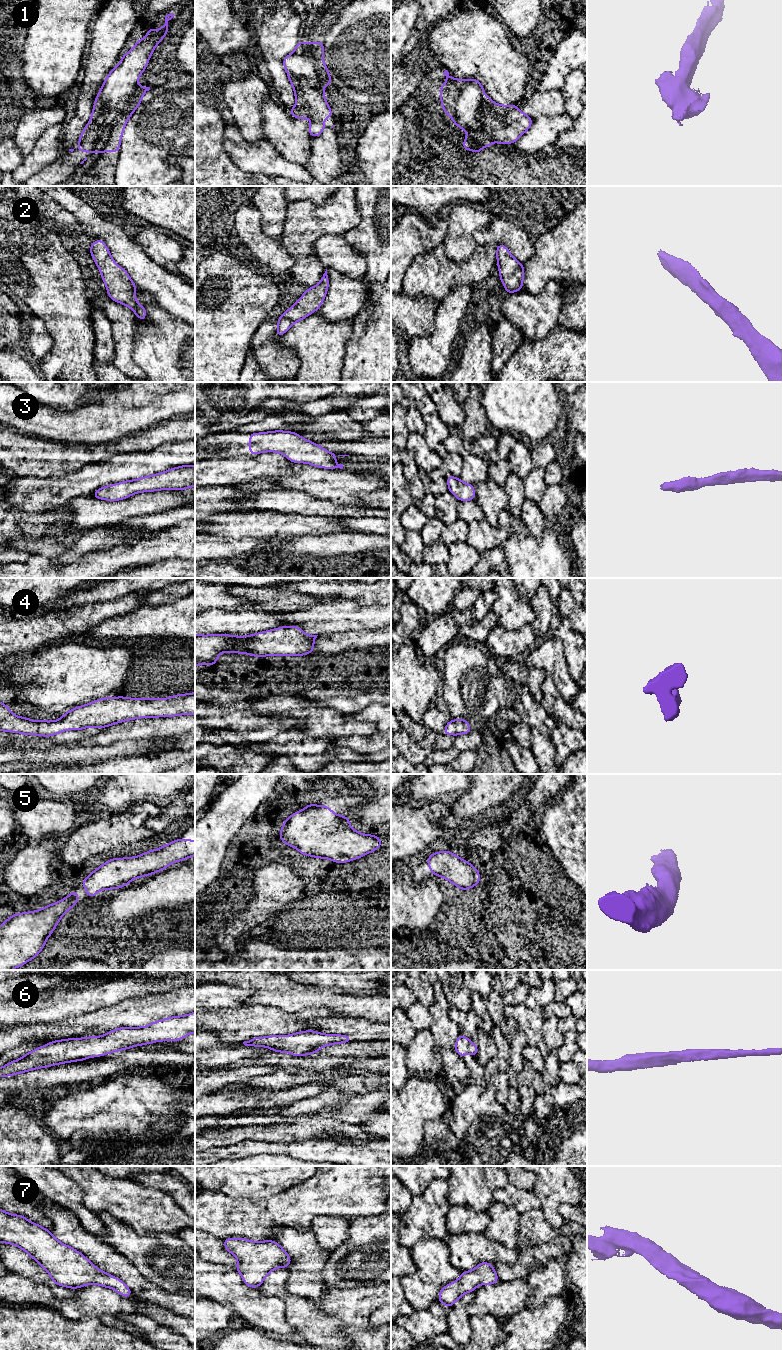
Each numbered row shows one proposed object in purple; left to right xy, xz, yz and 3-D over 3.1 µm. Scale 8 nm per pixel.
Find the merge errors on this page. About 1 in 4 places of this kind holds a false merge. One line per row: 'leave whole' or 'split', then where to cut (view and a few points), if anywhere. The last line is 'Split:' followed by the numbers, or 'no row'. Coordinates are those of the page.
1: split | xy (98, 96), (107, 110), (103, 114), (103, 131), (92, 151)
2: leave whole | no cut
3: leave whole | no cut
4: leave whole | no cut
5: leave whole | no cut
6: leave whole | no cut
7: leave whole | no cut
Split: 1

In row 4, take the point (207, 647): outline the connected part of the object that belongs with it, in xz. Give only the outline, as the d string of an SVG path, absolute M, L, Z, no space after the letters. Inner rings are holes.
M282 626L277 629L255 633L248 636L232 636L228 634L198 635L195 634L195 665L203 663L208 666L217 664L220 653L246 653L263 658L266 655L301 656L314 651L314 640L318 635L307 635L298 626Z

